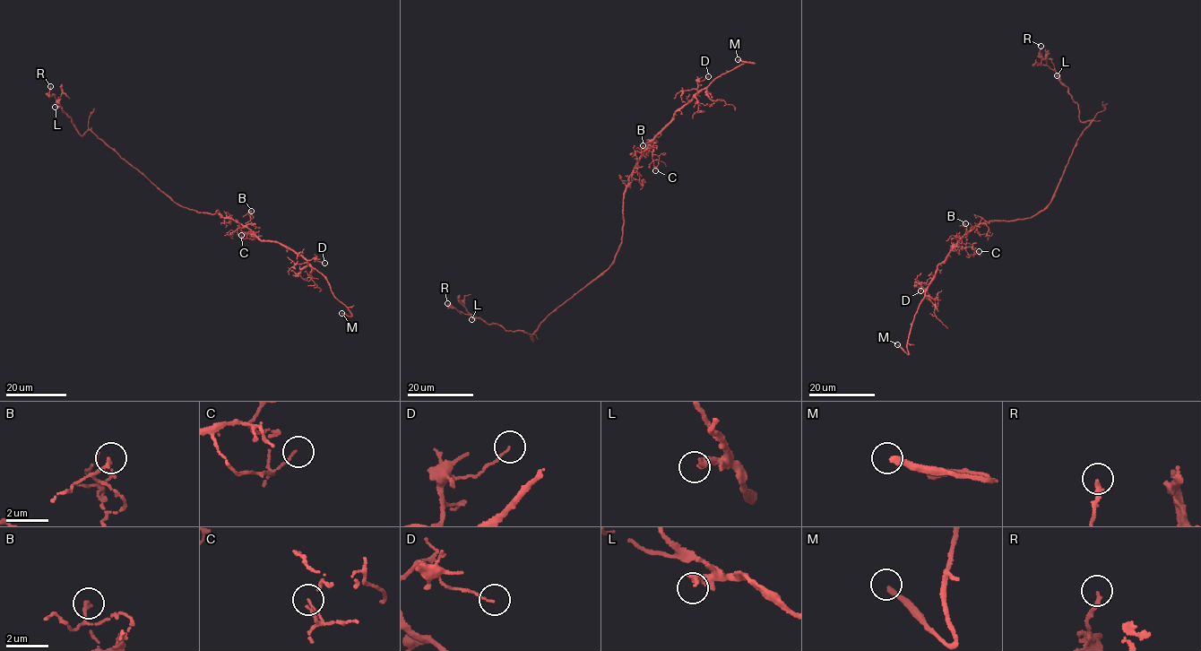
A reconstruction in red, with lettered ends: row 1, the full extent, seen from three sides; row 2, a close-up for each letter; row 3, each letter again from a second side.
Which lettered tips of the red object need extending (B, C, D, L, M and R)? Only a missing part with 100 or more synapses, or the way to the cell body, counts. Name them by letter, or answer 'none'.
M

